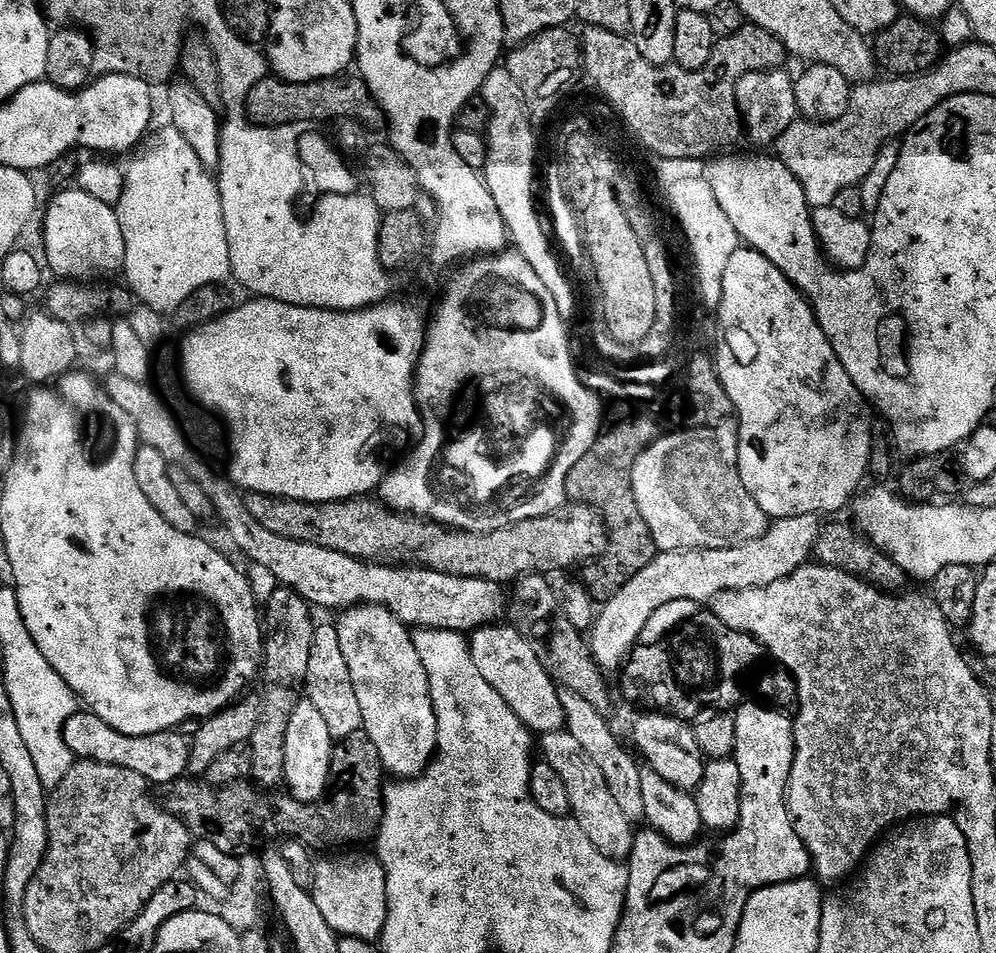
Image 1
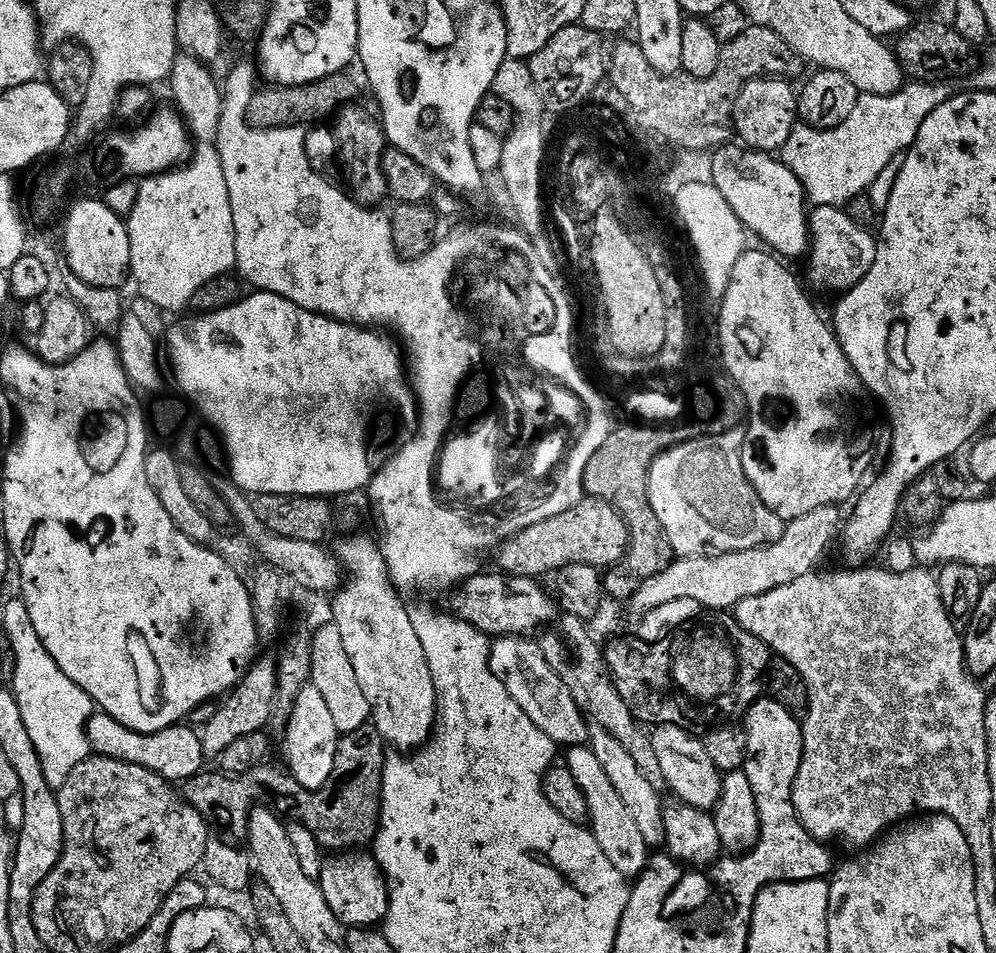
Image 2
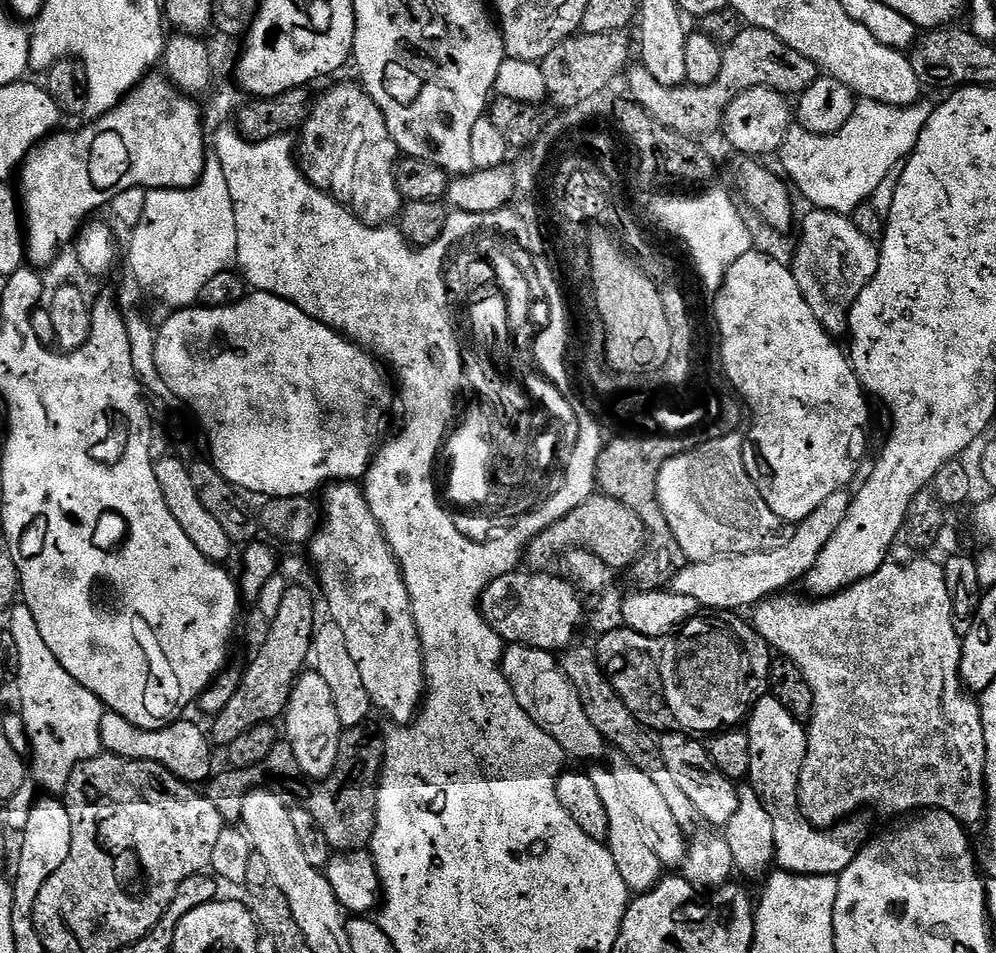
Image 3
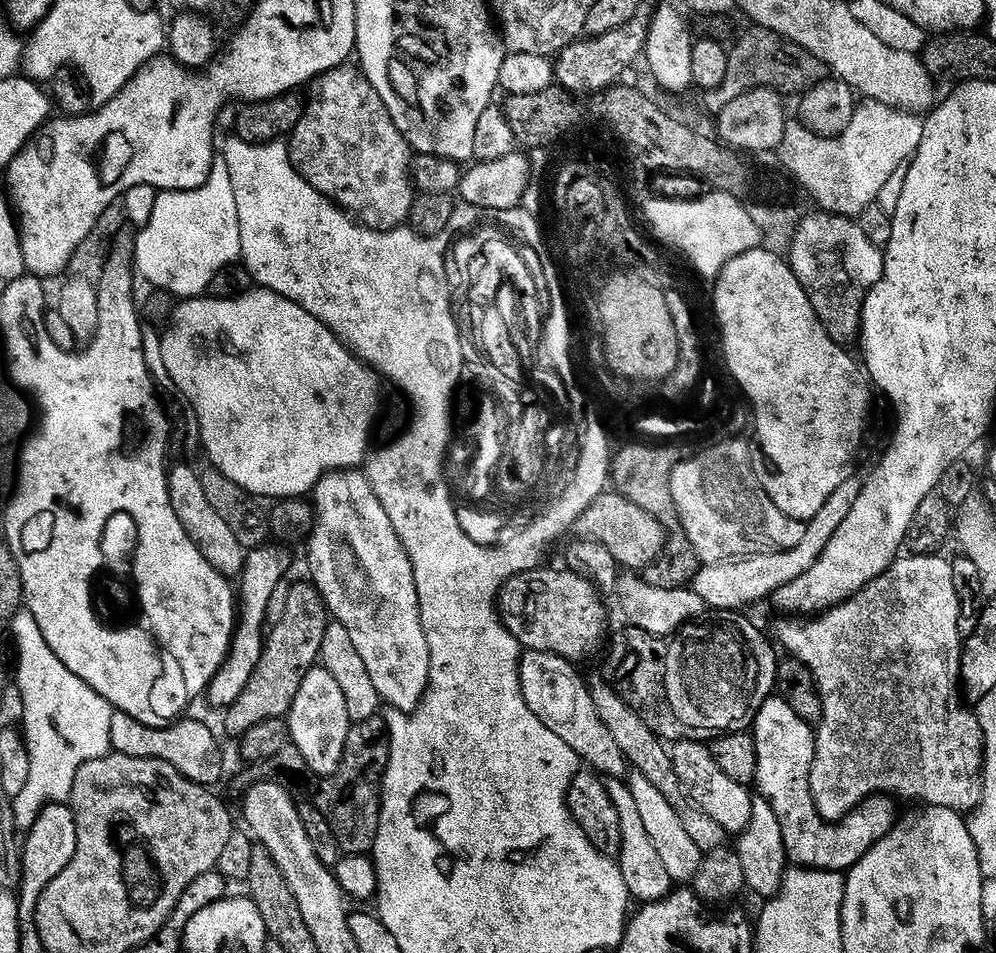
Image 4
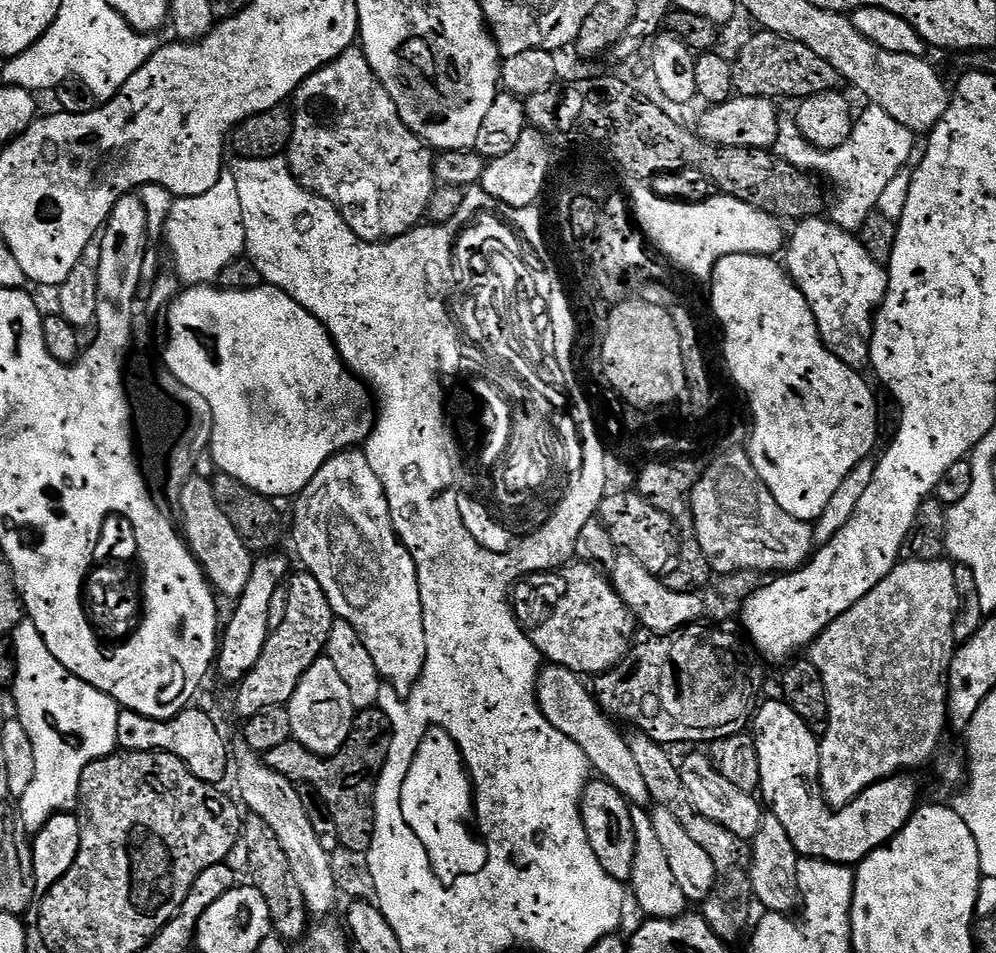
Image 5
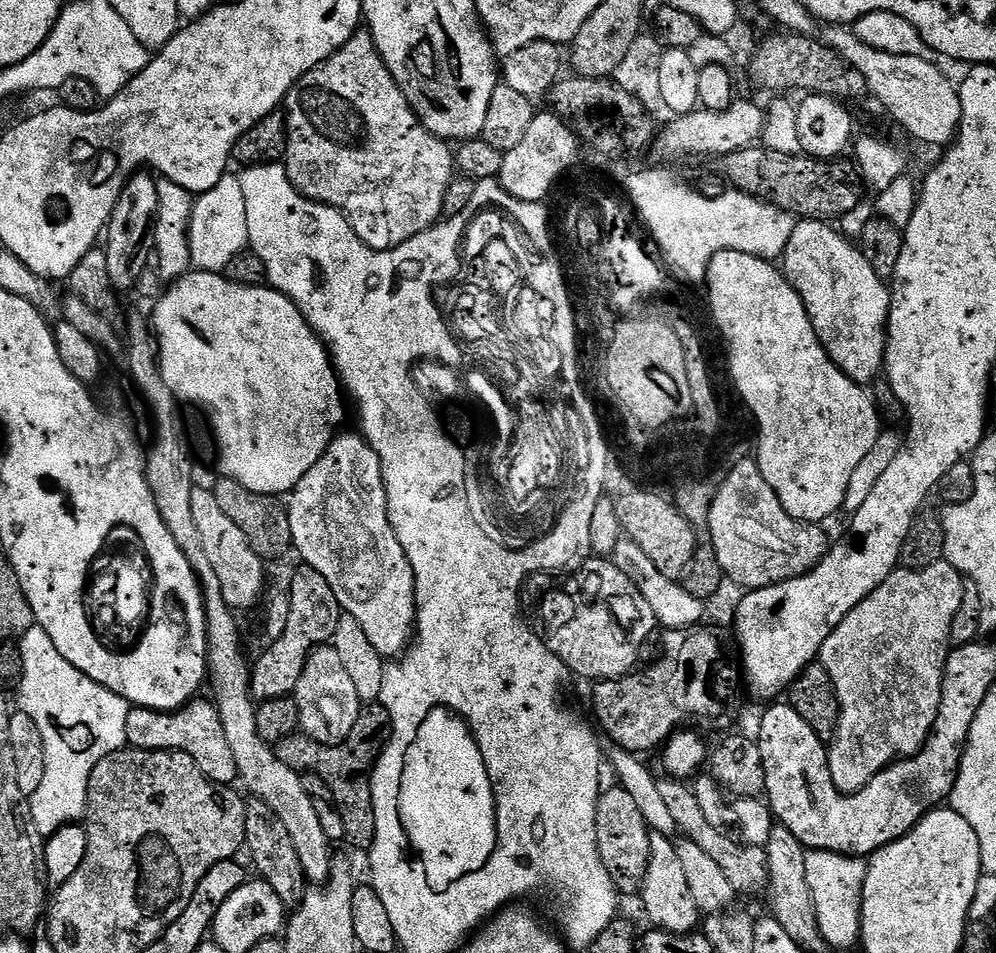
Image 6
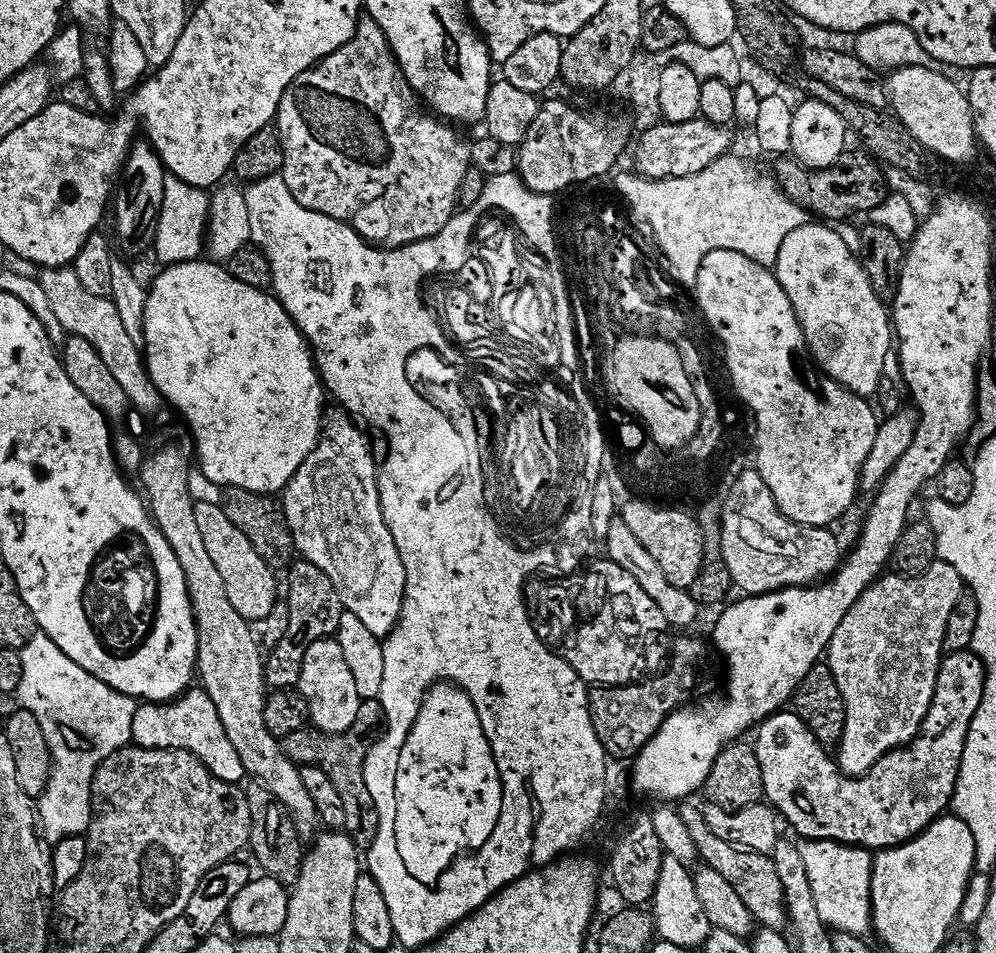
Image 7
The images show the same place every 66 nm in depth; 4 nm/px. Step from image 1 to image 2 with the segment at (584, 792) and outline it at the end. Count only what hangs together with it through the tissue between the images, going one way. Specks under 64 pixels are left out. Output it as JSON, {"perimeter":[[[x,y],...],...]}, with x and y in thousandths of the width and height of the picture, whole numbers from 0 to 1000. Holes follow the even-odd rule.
{"perimeter":[[[589,783],[570,785],[568,791],[570,791],[568,804],[588,837],[592,872],[600,888],[604,888],[604,896],[612,900],[612,909],[616,909],[620,917],[629,921],[642,921],[651,911],[653,891],[649,879],[645,879],[645,871],[641,871],[641,863],[637,863],[629,842],[620,837],[616,821],[608,816],[608,808],[604,808],[604,803],[600,801],[600,795],[596,795],[593,785]]]}

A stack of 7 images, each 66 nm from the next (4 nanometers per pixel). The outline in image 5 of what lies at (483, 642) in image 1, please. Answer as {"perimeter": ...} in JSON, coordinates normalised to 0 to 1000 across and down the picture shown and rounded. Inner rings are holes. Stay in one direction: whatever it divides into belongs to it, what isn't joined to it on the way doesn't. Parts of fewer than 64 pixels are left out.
{"perimeter":[[[551,696],[543,700],[542,710],[538,714],[538,735],[546,746],[546,752],[550,754],[552,762],[556,762],[556,766],[564,766],[564,770],[568,770],[572,779],[580,779],[580,783],[584,783],[584,791],[588,791],[599,815],[609,818],[612,825],[616,825],[616,829],[624,832],[636,845],[650,845],[655,839],[655,834],[653,829],[649,829],[649,821],[637,801],[637,791],[633,791],[628,769],[624,770],[617,764],[619,761],[599,739],[591,719],[589,722],[582,714],[585,712],[579,706],[562,697]]]}

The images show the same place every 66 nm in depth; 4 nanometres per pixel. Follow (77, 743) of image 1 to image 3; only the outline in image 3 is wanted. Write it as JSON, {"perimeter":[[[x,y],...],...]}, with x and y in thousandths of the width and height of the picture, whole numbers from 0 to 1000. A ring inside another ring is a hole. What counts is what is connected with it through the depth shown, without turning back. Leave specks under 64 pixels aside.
{"perimeter":[[[105,746],[100,763],[100,783],[107,792],[121,793],[128,797],[143,800],[159,800],[159,804],[167,804],[181,818],[188,823],[201,825],[214,813],[213,785],[214,778],[210,769],[205,768],[197,760],[192,760],[189,753],[181,753],[166,764],[140,764],[135,762],[122,749]]]}

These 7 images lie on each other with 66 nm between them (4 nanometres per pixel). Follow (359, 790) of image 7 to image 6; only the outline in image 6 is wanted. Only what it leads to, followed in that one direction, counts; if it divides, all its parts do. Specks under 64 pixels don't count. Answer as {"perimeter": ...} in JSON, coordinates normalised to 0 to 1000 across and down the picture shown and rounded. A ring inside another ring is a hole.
{"perimeter":[[[369,737],[359,749],[359,758],[355,758],[355,766],[341,781],[321,781],[318,776],[298,770],[291,774],[283,774],[276,781],[277,794],[287,804],[302,812],[312,812],[323,816],[331,829],[333,839],[343,858],[345,881],[353,890],[372,891],[373,880],[378,874],[378,859],[373,845],[373,807],[390,782],[394,773],[394,754],[386,740],[381,737]]]}

